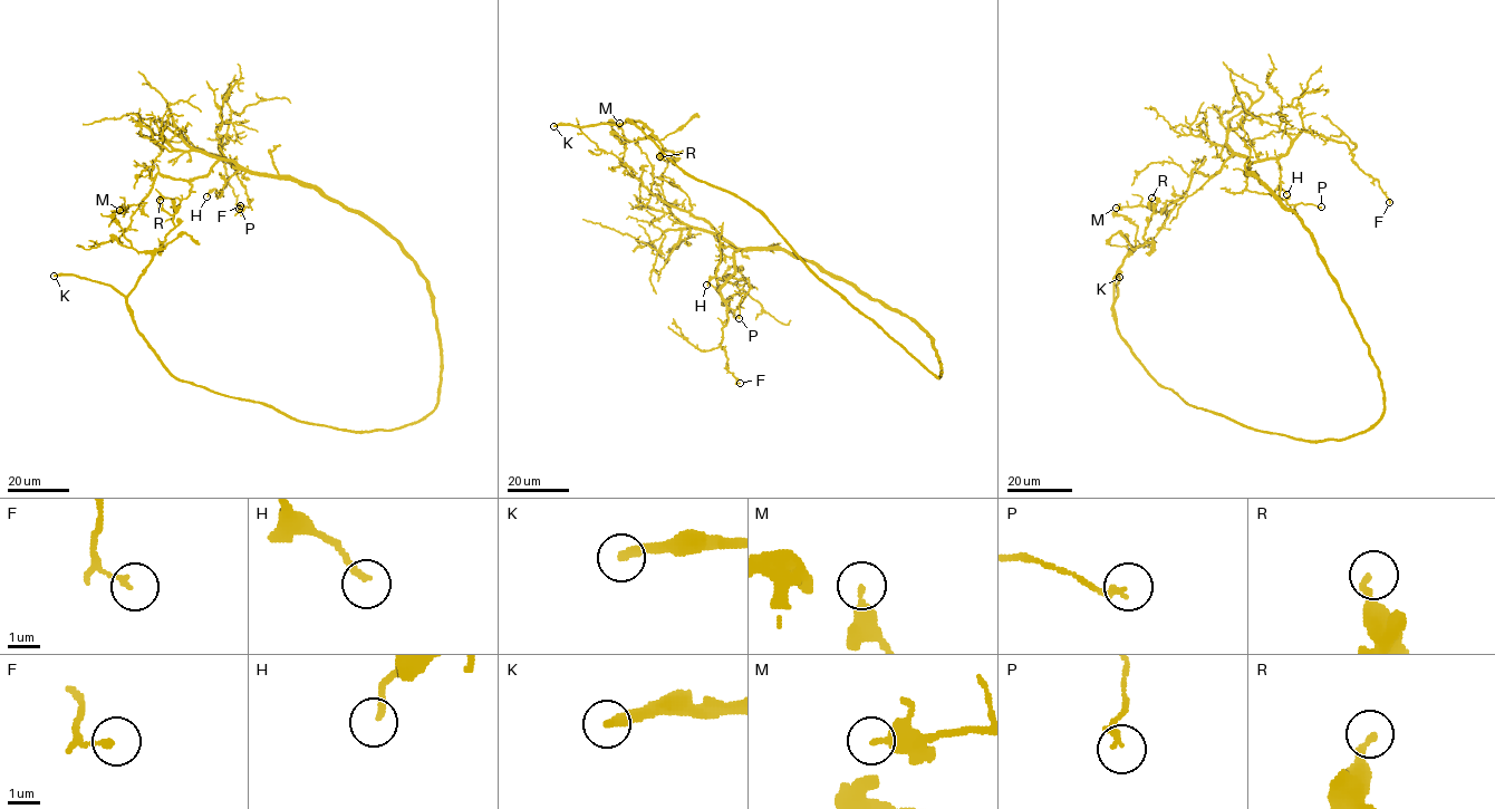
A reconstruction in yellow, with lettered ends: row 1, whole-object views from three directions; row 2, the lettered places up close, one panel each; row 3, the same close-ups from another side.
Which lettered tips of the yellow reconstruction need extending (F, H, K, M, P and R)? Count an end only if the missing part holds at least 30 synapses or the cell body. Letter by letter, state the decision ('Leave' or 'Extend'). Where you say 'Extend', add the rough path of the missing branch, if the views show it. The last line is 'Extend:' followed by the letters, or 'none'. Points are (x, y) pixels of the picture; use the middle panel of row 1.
F: Leave
H: Leave
K: Extend
M: Leave
P: Leave
R: Leave
Extend: K

